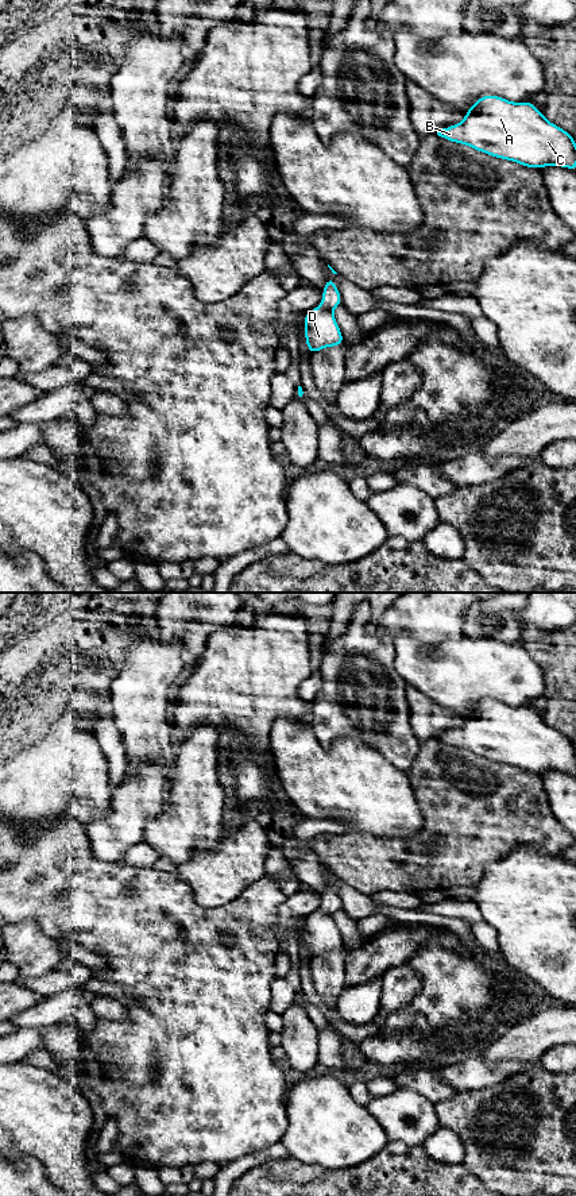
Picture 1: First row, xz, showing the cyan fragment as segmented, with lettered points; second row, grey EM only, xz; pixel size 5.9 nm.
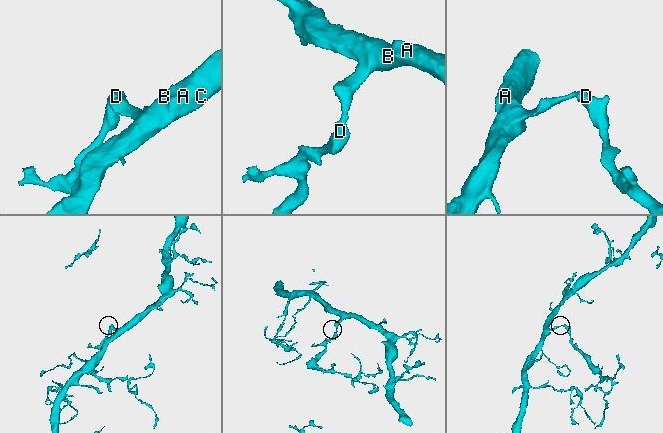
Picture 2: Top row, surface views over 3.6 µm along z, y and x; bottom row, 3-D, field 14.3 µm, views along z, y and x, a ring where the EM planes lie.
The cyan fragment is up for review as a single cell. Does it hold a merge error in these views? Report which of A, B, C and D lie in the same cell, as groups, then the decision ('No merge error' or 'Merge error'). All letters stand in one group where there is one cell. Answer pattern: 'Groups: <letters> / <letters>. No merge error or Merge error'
Groups: A B C D. No merge error

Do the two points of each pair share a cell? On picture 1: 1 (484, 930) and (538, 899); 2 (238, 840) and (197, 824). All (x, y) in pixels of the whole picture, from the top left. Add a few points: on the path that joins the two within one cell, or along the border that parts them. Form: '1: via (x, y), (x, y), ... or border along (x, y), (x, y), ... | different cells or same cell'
1: border along (483, 919), (495, 930), (499, 949) | different cells
2: border along (224, 826), (213, 848), (200, 848), (196, 852) | different cells

